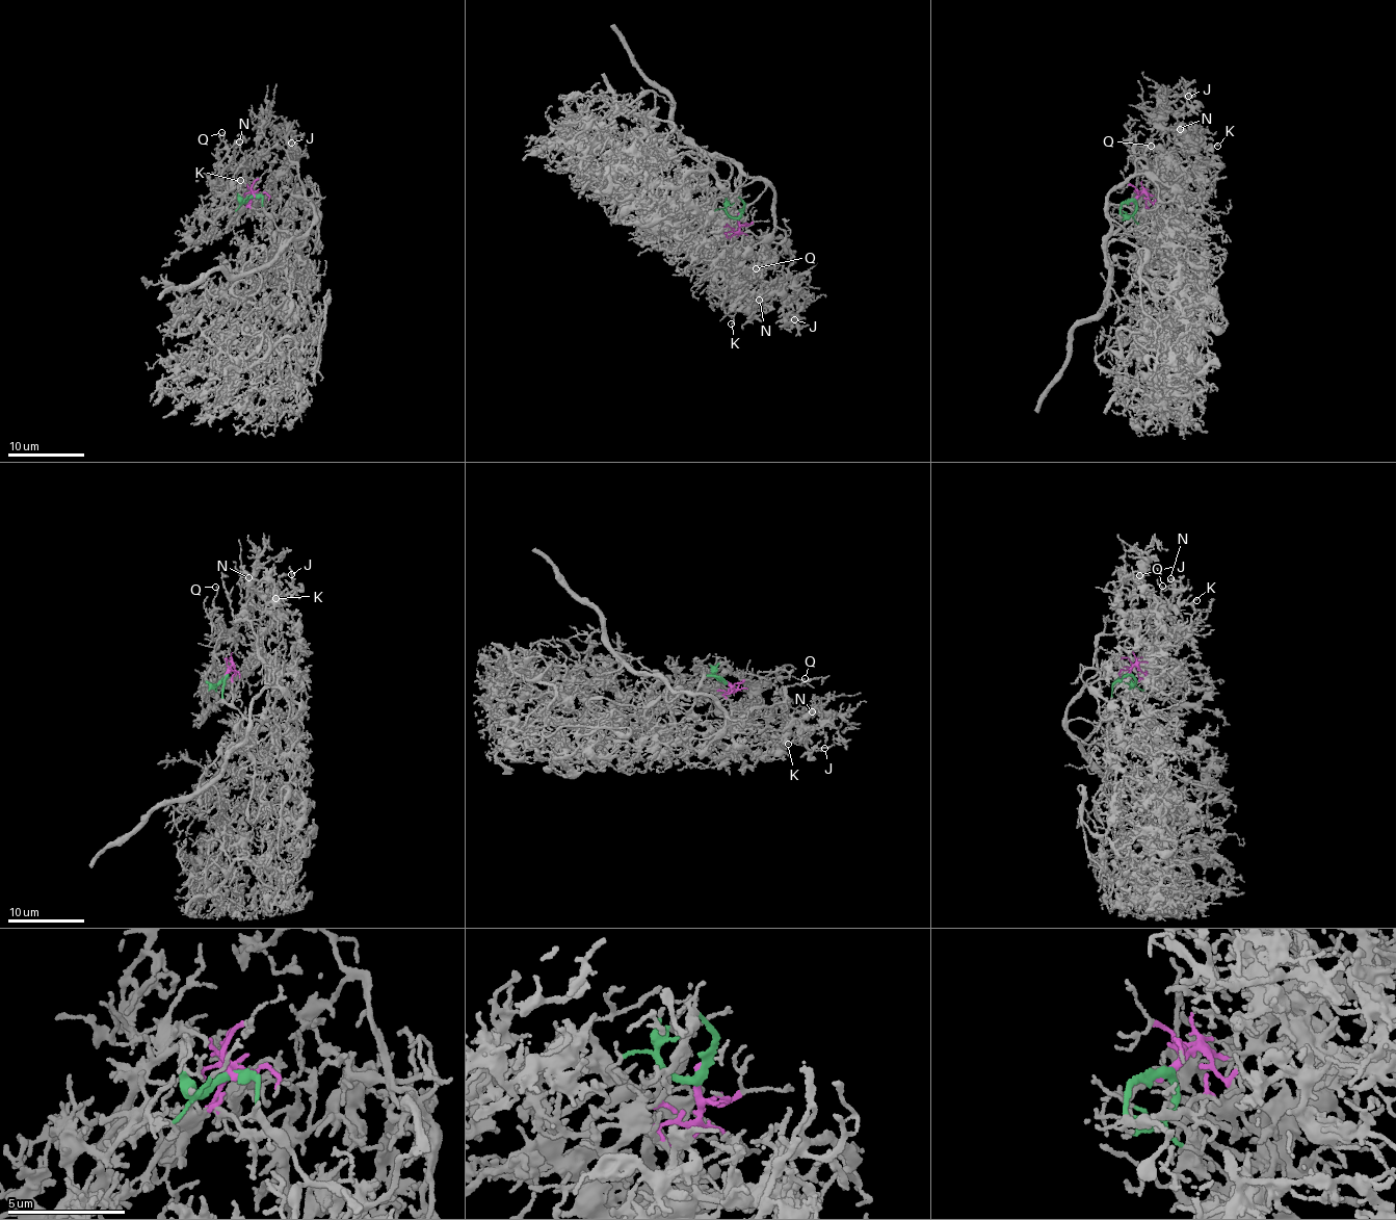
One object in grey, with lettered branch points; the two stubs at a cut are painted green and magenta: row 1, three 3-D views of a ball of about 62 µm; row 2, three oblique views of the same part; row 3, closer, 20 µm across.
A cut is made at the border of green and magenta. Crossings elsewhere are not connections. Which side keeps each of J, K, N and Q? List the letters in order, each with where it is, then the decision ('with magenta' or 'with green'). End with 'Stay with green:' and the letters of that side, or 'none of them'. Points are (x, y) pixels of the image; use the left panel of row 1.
J: place (291, 143); with green
K: place (240, 180); with magenta
N: place (239, 141); with green
Q: place (221, 132); with green
Stay with green: J, N, Q

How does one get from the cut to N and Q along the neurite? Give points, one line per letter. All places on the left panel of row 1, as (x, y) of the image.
N: (255, 195), (241, 202), (239, 187), (222, 181), (207, 183), (210, 179), (218, 185), (225, 181), (240, 140)
Q: (255, 195), (241, 202), (239, 187), (221, 178), (216, 162), (218, 147), (222, 139), (221, 132)

